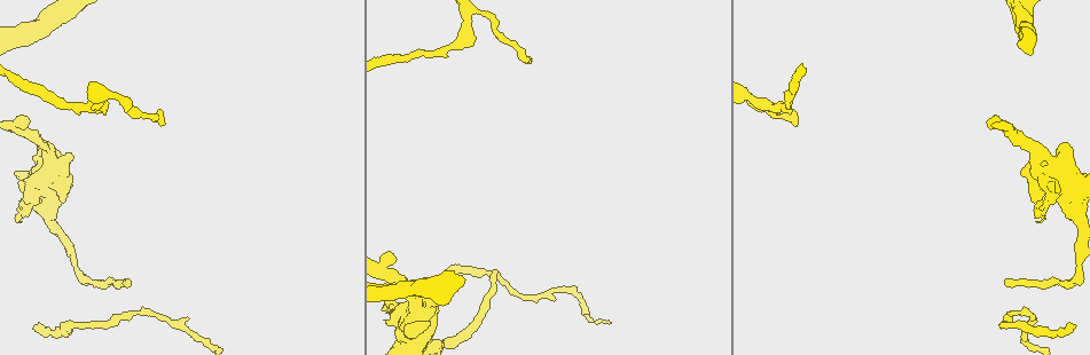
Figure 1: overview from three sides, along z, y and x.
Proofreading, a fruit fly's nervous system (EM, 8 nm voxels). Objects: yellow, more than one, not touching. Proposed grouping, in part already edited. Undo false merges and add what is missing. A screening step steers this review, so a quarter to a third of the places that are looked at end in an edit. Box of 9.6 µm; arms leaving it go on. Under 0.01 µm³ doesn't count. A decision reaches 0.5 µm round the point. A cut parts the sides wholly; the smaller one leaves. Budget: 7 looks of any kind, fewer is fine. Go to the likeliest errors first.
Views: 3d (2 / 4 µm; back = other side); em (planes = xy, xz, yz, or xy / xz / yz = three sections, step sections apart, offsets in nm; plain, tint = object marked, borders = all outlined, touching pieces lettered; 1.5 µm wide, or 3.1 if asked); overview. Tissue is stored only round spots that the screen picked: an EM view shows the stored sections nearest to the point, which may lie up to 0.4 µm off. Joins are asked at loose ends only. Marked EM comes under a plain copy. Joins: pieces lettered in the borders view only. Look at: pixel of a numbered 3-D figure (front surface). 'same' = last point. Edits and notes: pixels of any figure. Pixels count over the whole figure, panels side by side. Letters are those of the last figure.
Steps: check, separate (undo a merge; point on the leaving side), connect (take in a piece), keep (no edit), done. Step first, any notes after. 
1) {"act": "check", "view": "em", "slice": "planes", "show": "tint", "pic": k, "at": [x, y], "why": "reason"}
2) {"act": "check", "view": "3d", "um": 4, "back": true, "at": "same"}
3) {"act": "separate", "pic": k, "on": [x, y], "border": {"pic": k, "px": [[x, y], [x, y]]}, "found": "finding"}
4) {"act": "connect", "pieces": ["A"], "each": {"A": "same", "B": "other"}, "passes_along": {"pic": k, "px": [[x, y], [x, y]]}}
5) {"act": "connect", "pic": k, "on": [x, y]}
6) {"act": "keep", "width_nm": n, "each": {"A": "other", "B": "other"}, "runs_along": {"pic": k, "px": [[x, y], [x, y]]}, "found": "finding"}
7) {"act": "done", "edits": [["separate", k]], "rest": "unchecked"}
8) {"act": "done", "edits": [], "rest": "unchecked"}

{"act": "check", "view": "em", "slice": "planes", "show": "tint", "pic": 1, "at": [1074, 327], "why": "an open end"}

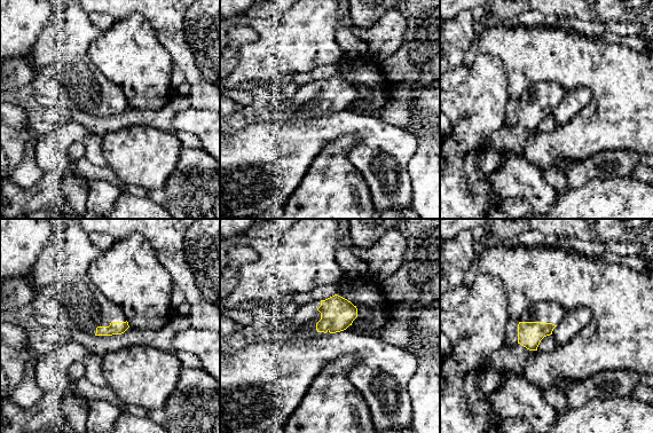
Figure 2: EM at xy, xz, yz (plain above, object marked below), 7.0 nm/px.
{"act": "check", "view": "em", "slice": "planes", "show": "borders", "at": "same", "why": "what lies round it"}

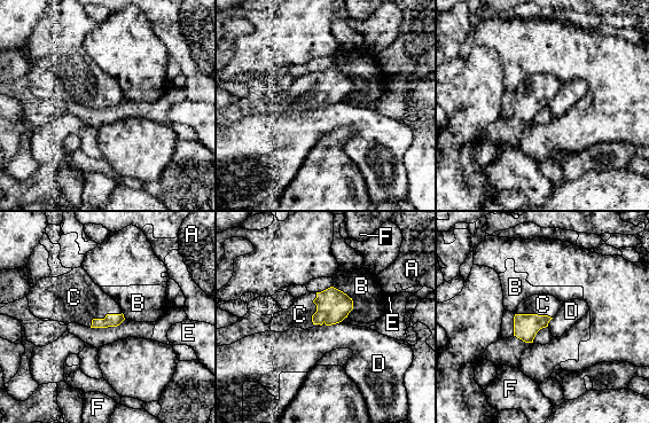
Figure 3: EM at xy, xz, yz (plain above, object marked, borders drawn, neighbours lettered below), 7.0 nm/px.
{"act": "connect", "pieces": ["C"], "width_nm": 100, "each": {"A": "other", "B": "other", "C": "same", "D": "other", "E": "other", "F": "other"}, "found": "it goes on there"}

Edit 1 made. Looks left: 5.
{"act": "check", "view": "3d", "um": 4, "pic": 1, "at": [391, 306], "why": "sudden change in width"}

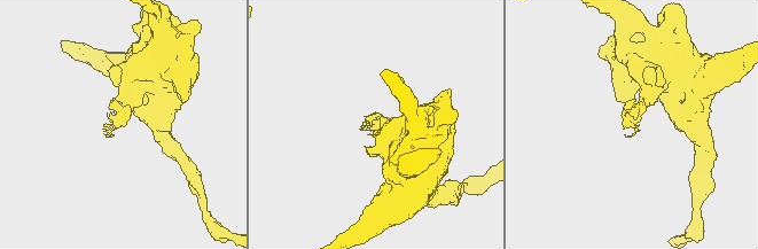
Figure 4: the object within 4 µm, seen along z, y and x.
{"act": "check", "view": "em", "slice": "yz", "step": 8, "show": "borders", "pic": 4, "at": [127, 108]}

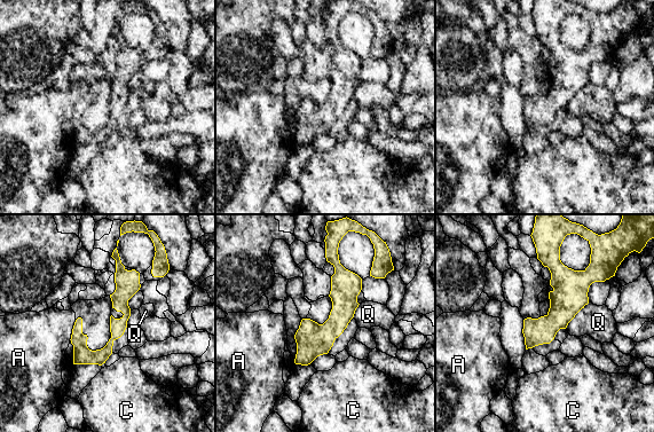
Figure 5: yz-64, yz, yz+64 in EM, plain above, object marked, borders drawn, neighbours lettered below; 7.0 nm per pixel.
{"act": "keep", "longest_contact_nm": ["Q", 260], "each": {"A": "other", "C": "other", "Q": "other"}, "found": "one cell here"}

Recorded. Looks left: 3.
{"act": "check", "view": "3d", "um": 4, "pic": 1, "at": [21, 123], "why": "an open end"}

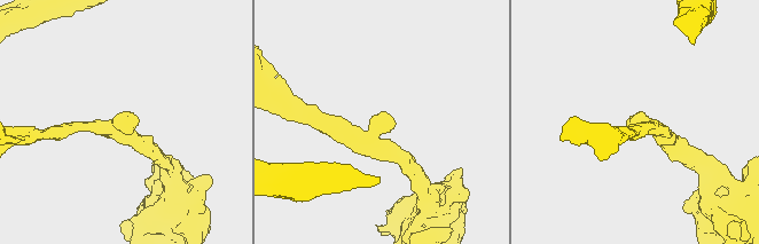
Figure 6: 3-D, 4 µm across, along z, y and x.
{"act": "check", "view": "em", "slice": "xz", "step": 4, "show": "tint", "pic": 6, "at": [628, 119], "why": "need the tissue"}

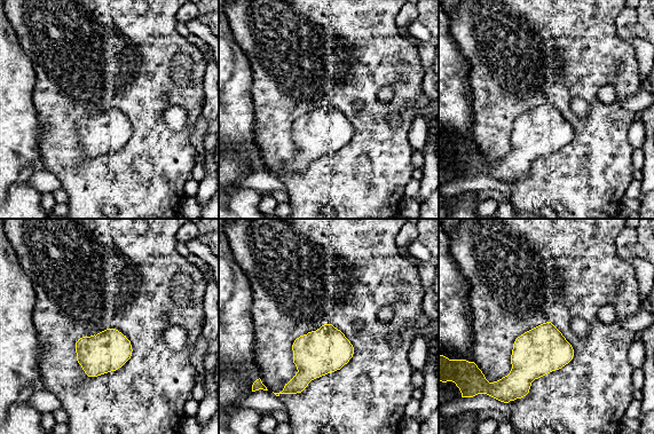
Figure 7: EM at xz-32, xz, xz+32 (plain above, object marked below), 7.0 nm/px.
{"act": "check", "view": "em", "slice": "xz", "step": 4, "show": "borders", "at": "same"}

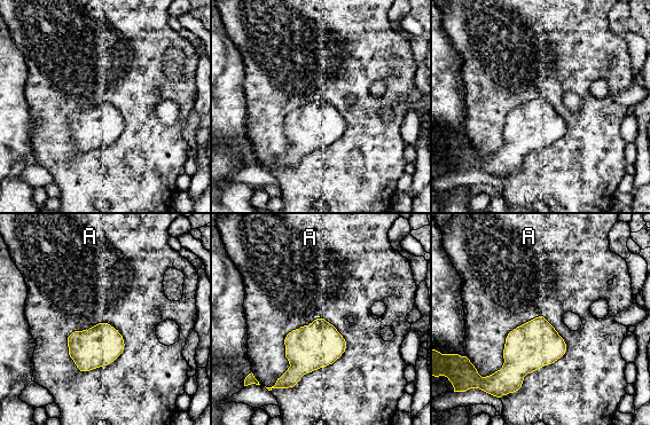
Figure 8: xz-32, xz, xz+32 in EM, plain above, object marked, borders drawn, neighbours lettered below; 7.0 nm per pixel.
{"act": "keep", "longest_contact_nm": ["A", 600], "each": {"A": "other"}, "border": {"pic": 8, "px": [[343, 336], [272, 386]]}, "found": "none of them fits"}

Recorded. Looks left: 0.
{"act": "done", "edits": [["connect", 3]], "rest": "unchecked"}

